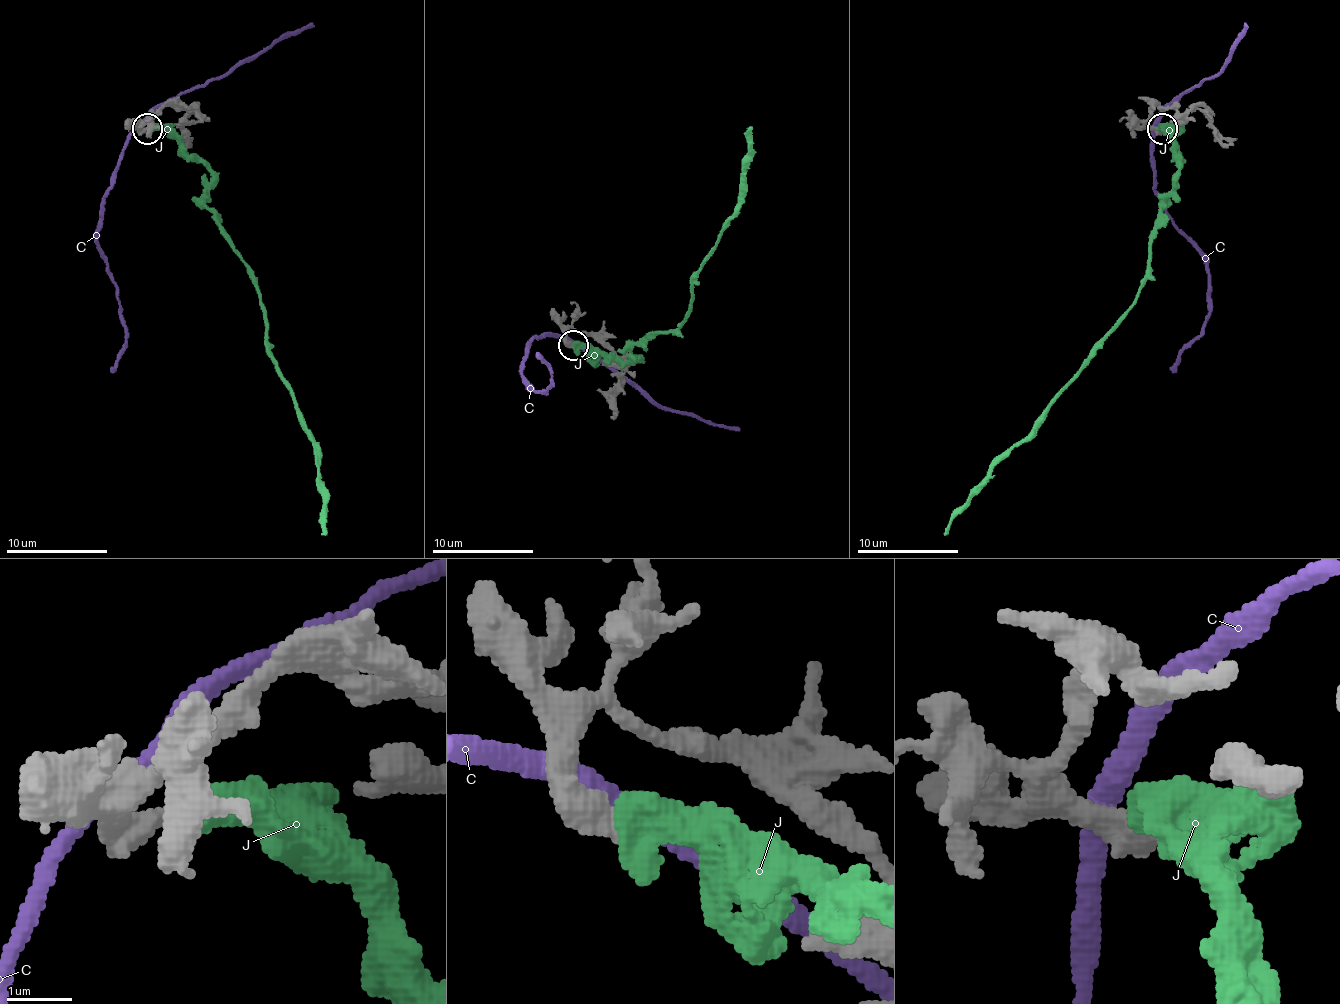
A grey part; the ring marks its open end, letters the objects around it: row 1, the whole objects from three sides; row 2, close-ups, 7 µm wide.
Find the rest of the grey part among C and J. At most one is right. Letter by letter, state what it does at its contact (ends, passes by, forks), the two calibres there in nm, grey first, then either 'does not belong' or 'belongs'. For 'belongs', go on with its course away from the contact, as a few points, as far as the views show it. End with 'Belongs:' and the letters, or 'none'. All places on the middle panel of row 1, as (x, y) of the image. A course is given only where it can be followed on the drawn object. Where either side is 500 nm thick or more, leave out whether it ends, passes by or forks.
C: it passes by | 380/300 nm | does not belong
J: 480/550 nm | does not belong
Belongs: none

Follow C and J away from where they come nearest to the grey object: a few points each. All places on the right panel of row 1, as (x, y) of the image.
C: (1153, 127), (1153, 187), (1173, 225), (1203, 260), (1208, 275), (1208, 321), (1170, 371)
J: (1163, 129), (1173, 142), (1175, 190), (1150, 238), (1150, 268), (1138, 298), (1047, 417), (1009, 452), (943, 535)

